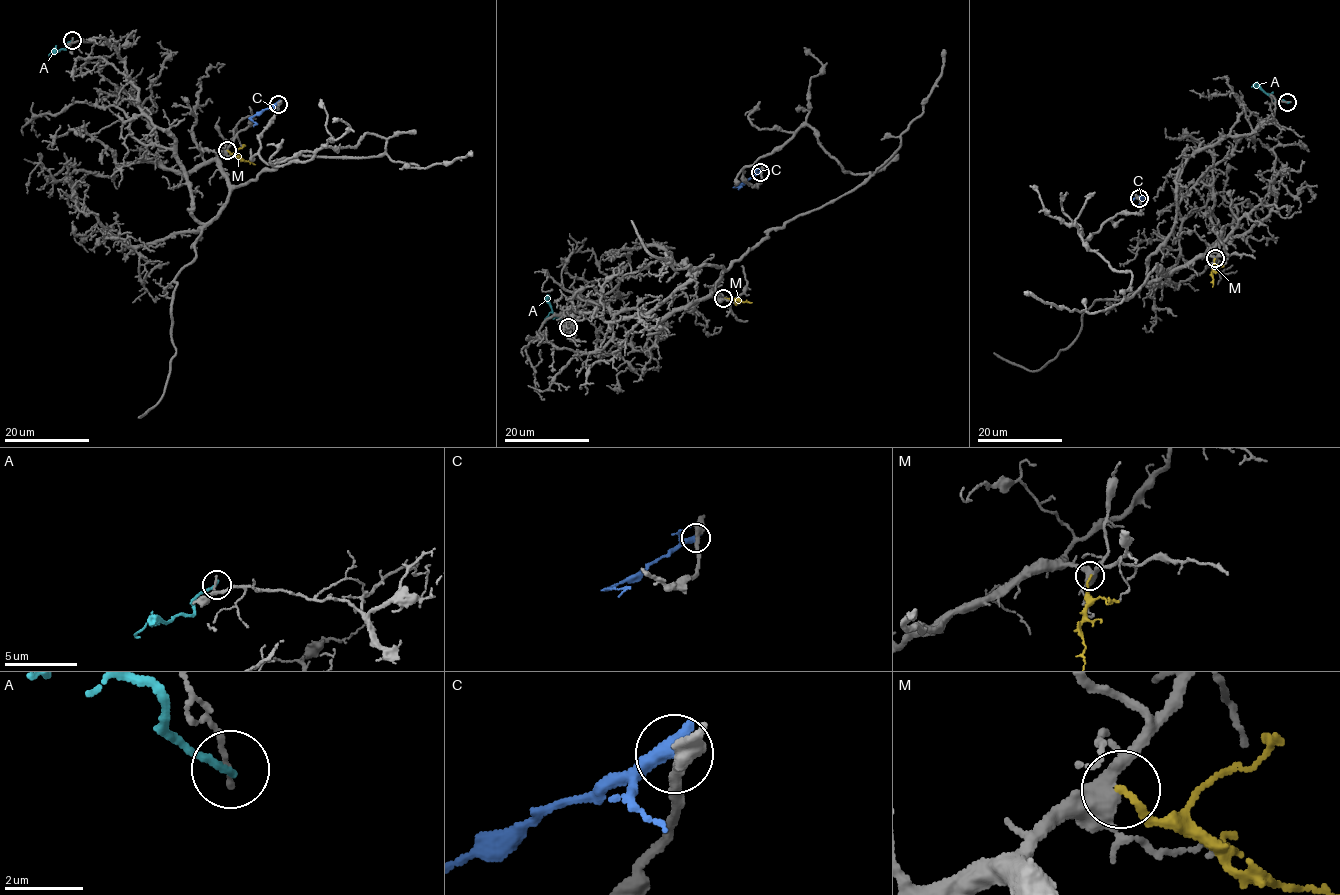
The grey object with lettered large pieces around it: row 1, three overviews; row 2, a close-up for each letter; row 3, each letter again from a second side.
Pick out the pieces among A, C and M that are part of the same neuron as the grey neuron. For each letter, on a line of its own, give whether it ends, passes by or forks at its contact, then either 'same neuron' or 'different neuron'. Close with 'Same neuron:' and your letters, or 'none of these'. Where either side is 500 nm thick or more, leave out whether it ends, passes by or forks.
A: it ends; different neuron
C: it ends; different neuron
M: it ends; different neuron
Same neuron: none of these

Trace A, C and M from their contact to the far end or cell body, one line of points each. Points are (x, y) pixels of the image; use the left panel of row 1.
A: (73, 40), (60, 51), (54, 51), (56, 45)
C: (278, 104), (251, 117), (256, 123), (253, 126)
M: (227, 151), (255, 164)

